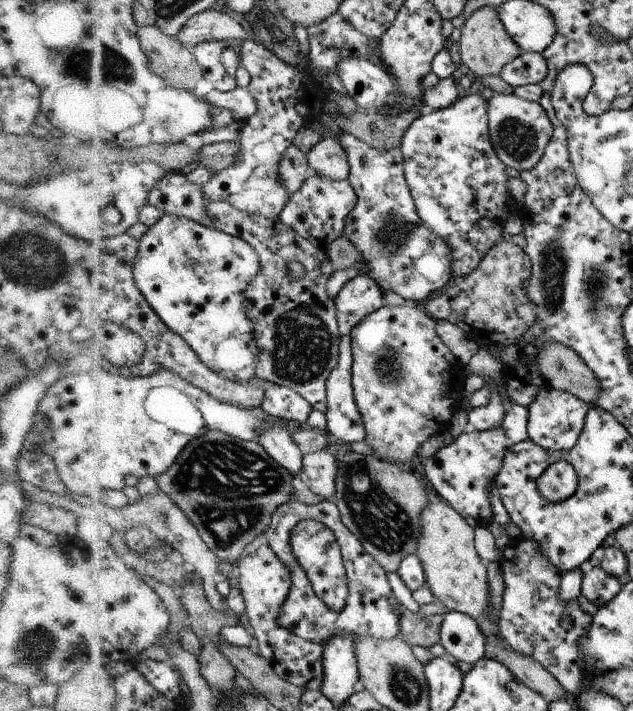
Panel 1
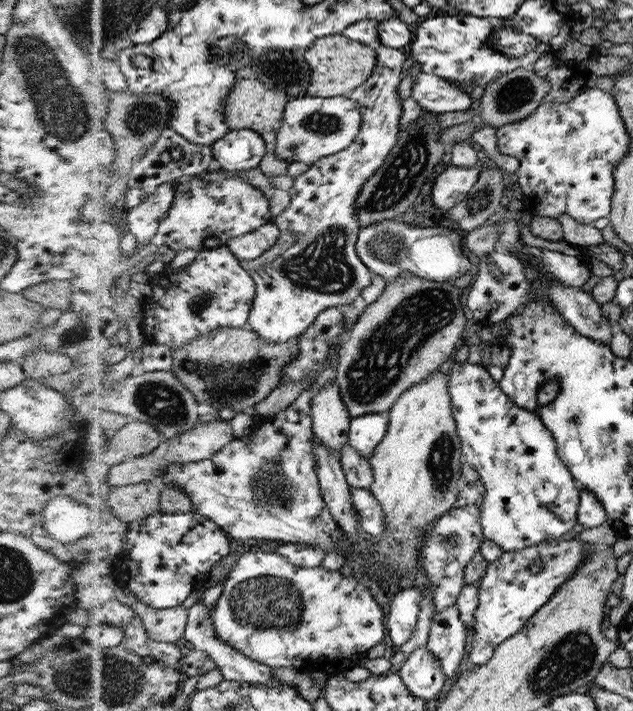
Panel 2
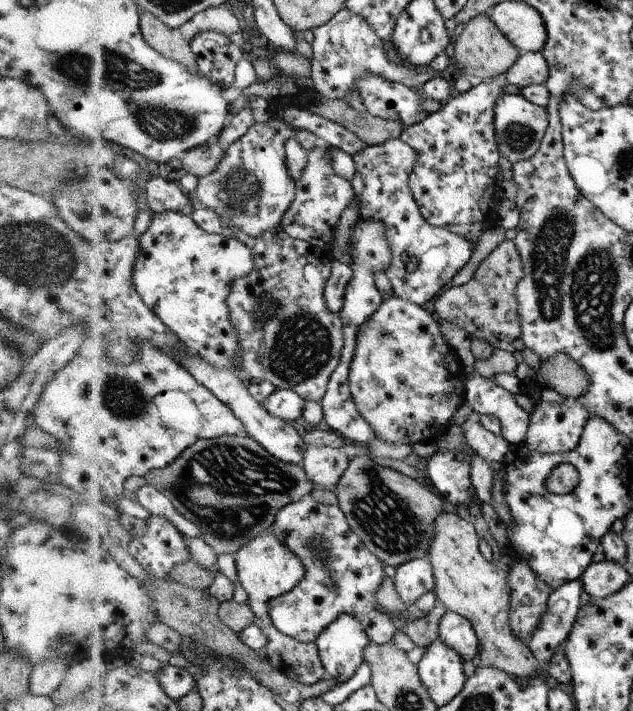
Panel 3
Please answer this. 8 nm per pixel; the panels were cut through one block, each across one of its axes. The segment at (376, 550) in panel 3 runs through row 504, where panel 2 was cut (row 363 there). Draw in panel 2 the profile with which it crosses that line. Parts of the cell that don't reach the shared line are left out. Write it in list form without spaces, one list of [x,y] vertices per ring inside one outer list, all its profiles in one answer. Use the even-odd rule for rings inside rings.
[[[403,272],[399,278],[387,283],[386,290],[377,301],[365,308],[340,346],[337,384],[351,419],[391,411],[408,387],[423,383],[432,370],[438,369],[454,354],[466,326],[460,291],[453,282],[438,283]]]

